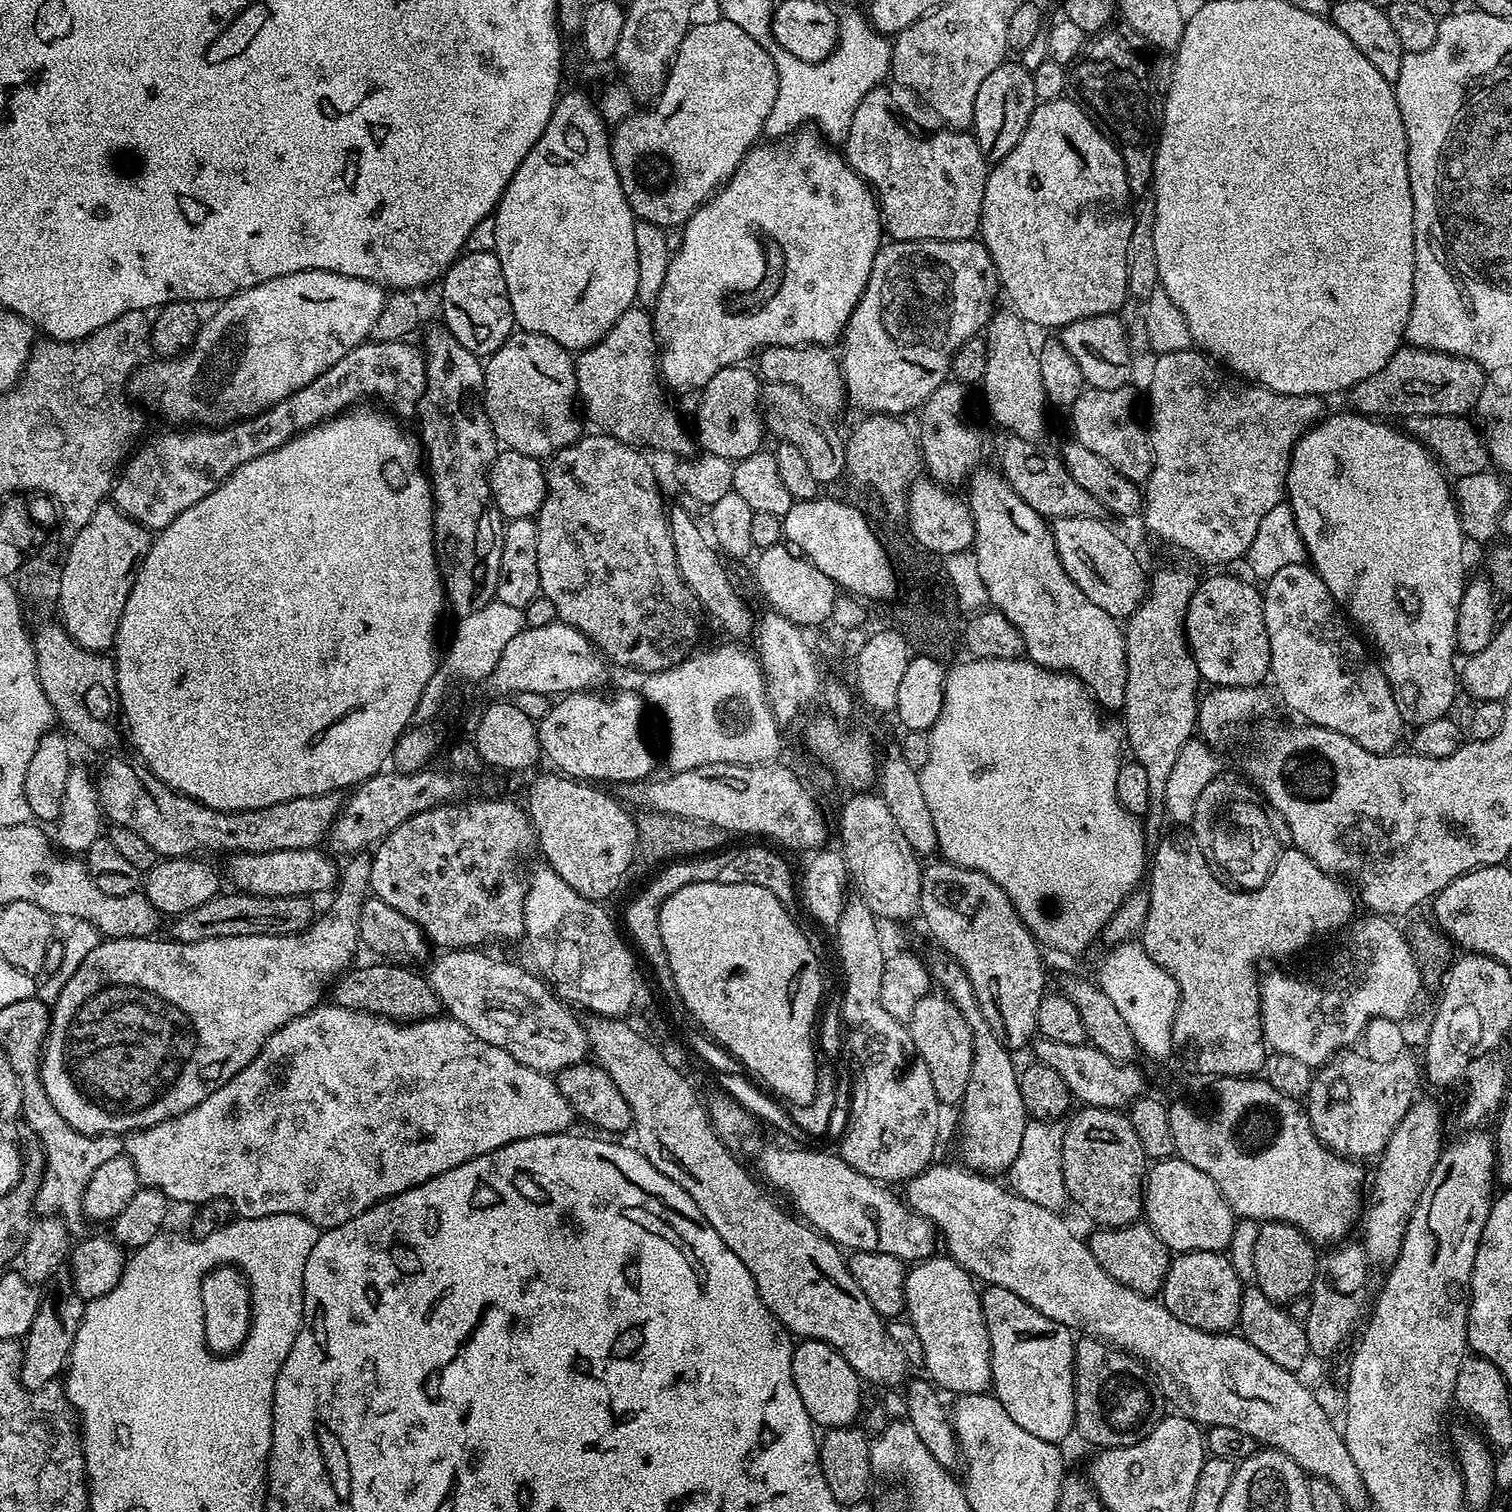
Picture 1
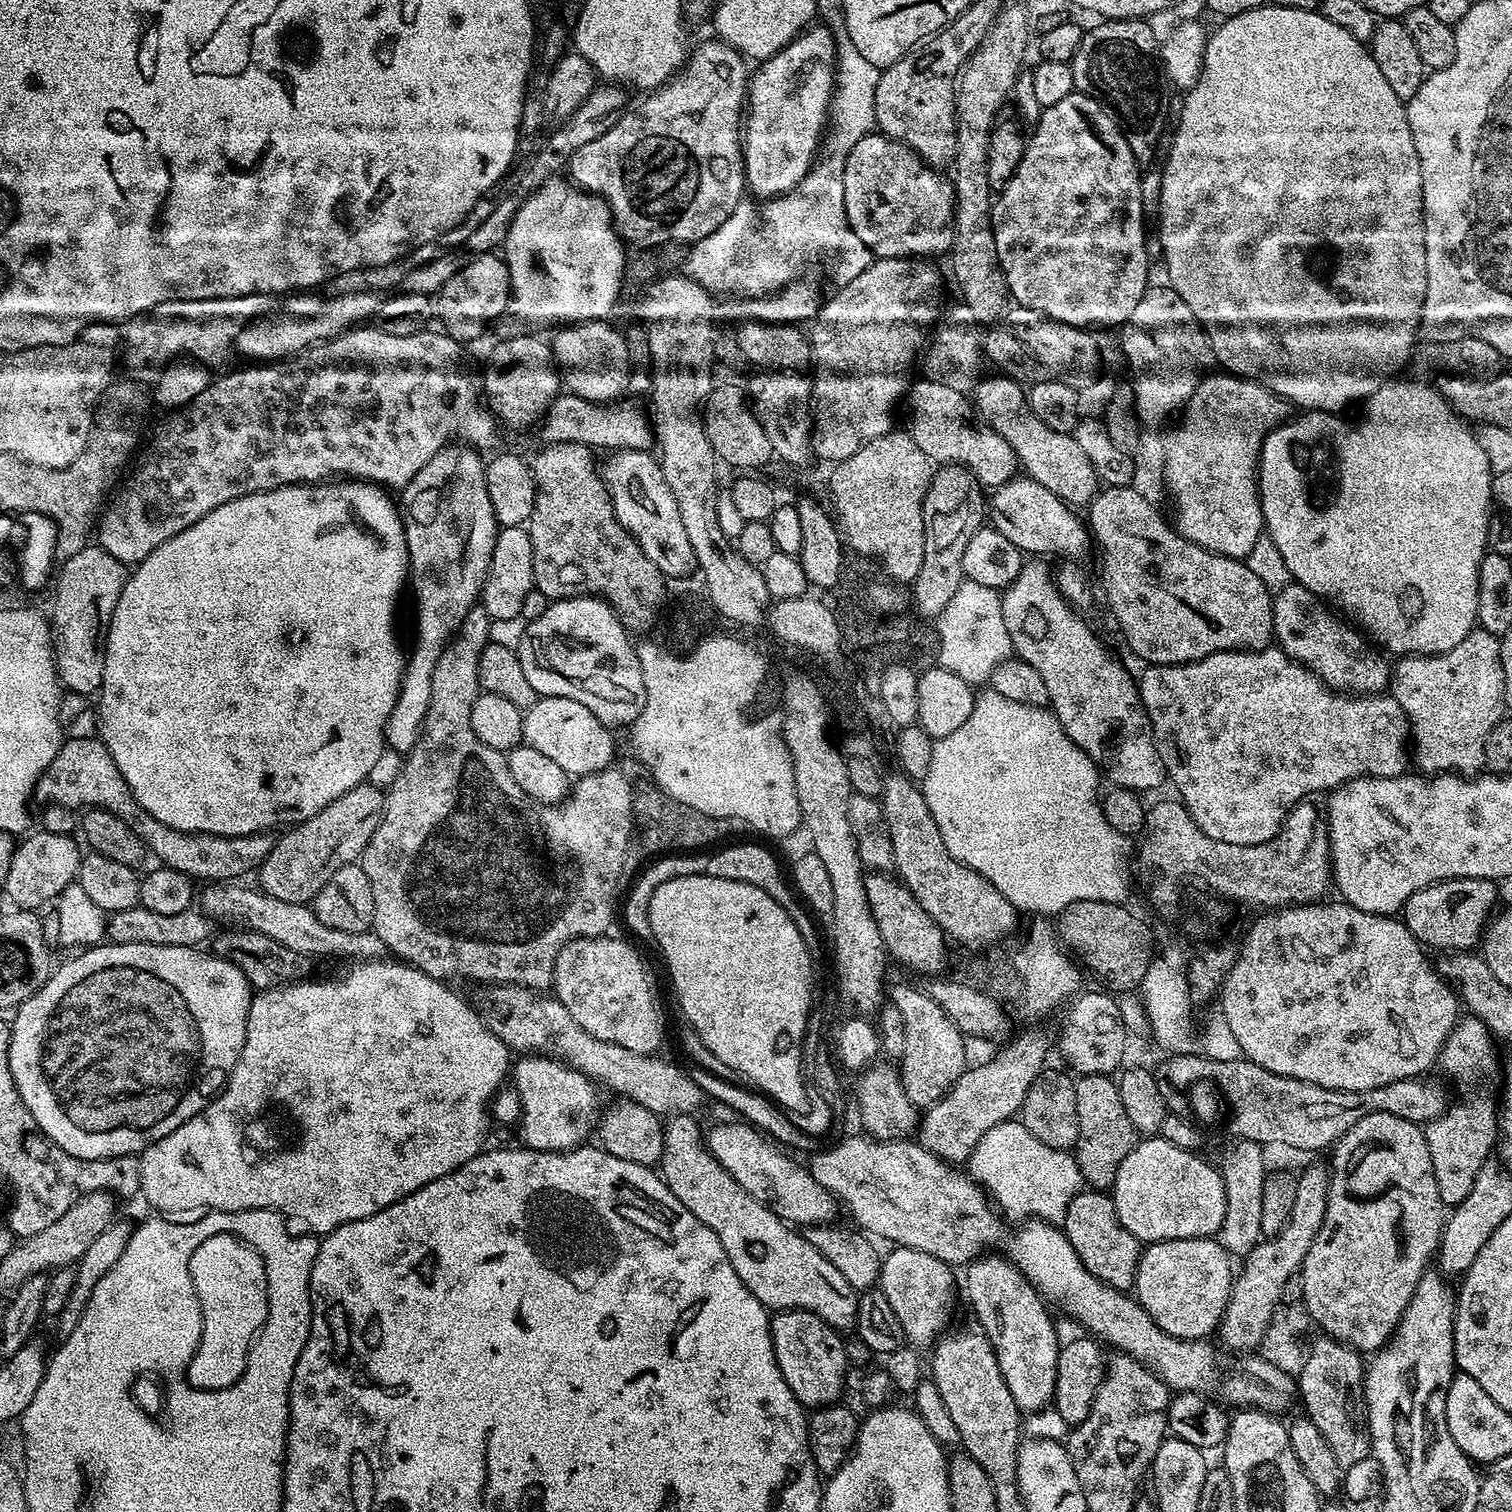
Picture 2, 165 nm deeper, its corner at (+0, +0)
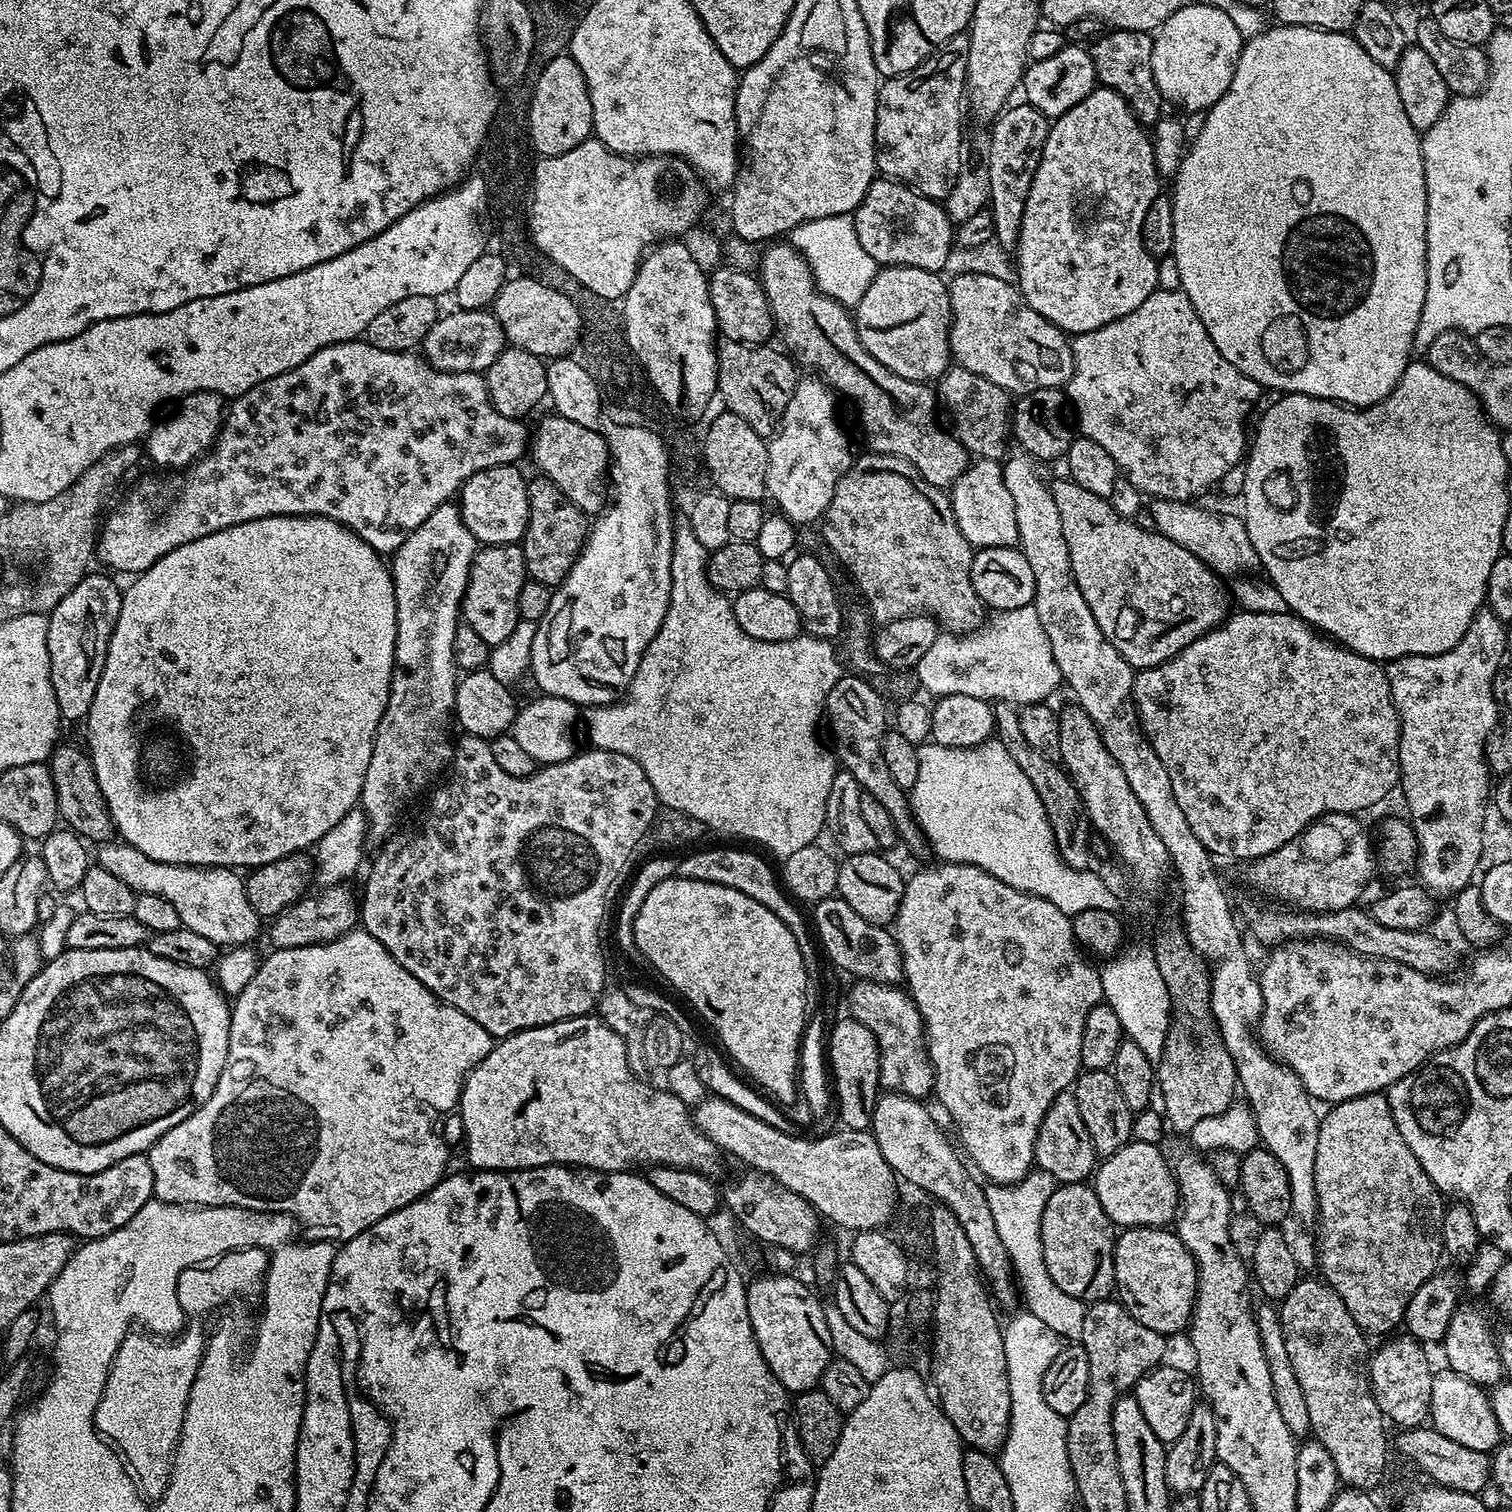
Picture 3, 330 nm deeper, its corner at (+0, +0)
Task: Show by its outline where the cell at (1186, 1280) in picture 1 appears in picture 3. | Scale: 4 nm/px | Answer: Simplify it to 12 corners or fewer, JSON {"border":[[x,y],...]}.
{"border":[[1167,1227],[1125,1228],[1115,1295],[1172,1338],[1192,1323],[1196,1259]]}

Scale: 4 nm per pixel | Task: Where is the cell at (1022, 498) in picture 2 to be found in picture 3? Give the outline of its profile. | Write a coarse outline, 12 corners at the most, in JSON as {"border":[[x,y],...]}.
{"border":[[976,458],[950,489],[973,549],[1019,545],[1014,498],[996,458]]}

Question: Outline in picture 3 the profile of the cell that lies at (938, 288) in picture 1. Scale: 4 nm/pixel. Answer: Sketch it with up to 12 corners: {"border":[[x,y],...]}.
{"border":[[796,381],[767,441],[767,495],[819,521],[842,475],[833,389]]}

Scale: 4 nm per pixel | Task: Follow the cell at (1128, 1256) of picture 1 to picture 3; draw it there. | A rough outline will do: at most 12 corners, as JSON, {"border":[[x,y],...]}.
{"border":[[1056,1186],[1046,1269],[1085,1302],[1113,1295],[1117,1233],[1095,1187]]}

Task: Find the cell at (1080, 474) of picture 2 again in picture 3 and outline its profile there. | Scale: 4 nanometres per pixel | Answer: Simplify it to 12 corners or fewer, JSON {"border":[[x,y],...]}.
{"border":[[959,366],[938,381],[951,431],[988,458],[1004,428],[1005,389]]}

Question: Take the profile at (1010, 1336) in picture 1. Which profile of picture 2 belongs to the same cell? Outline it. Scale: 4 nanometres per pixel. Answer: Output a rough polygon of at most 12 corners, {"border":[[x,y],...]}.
{"border":[[1003,1255],[963,1272],[1010,1395],[1052,1404],[1058,1354],[1049,1305]]}

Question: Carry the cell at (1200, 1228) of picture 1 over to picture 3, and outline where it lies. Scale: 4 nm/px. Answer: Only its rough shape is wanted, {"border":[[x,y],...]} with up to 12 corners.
{"border":[[1132,1140],[1094,1172],[1121,1229],[1171,1225],[1182,1204],[1161,1145]]}

